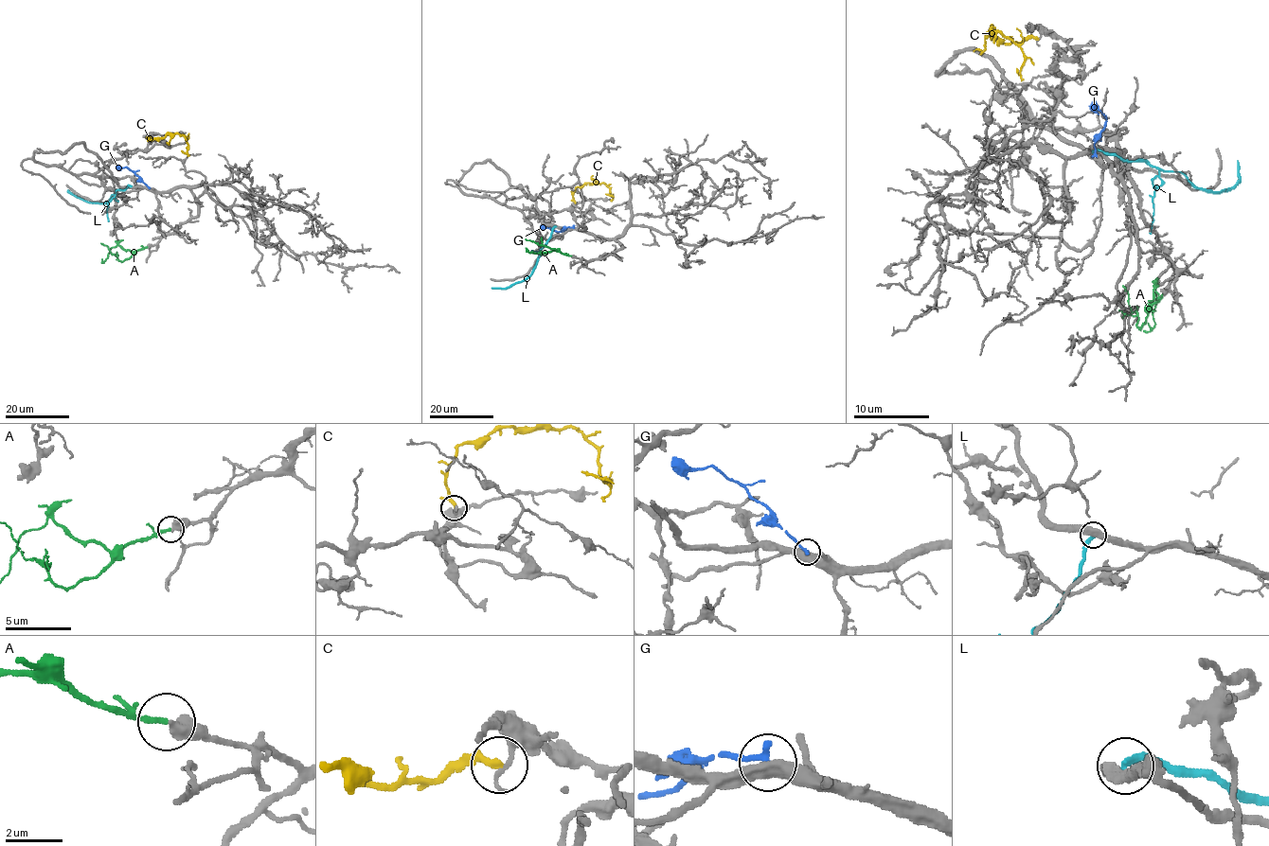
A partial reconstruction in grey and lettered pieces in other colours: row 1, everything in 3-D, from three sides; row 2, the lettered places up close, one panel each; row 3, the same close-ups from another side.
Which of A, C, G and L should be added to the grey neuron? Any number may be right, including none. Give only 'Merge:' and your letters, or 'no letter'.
Merge: A

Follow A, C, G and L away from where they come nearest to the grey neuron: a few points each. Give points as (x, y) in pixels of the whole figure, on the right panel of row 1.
A: (1162, 295), (1151, 307), (1154, 288), (1154, 326), (1143, 331)
C: (1038, 38), (1002, 44), (992, 40), (991, 28), (1009, 38), (1023, 53), (1025, 64), (1019, 74), (1017, 68)
G: (1096, 156), (1094, 141), (1103, 130), (1105, 118), (1096, 107), (1090, 107)
L: (1092, 152), (1145, 160), (1166, 171), (1181, 171), (1195, 186), (1218, 192), (1239, 181), (1237, 164)

